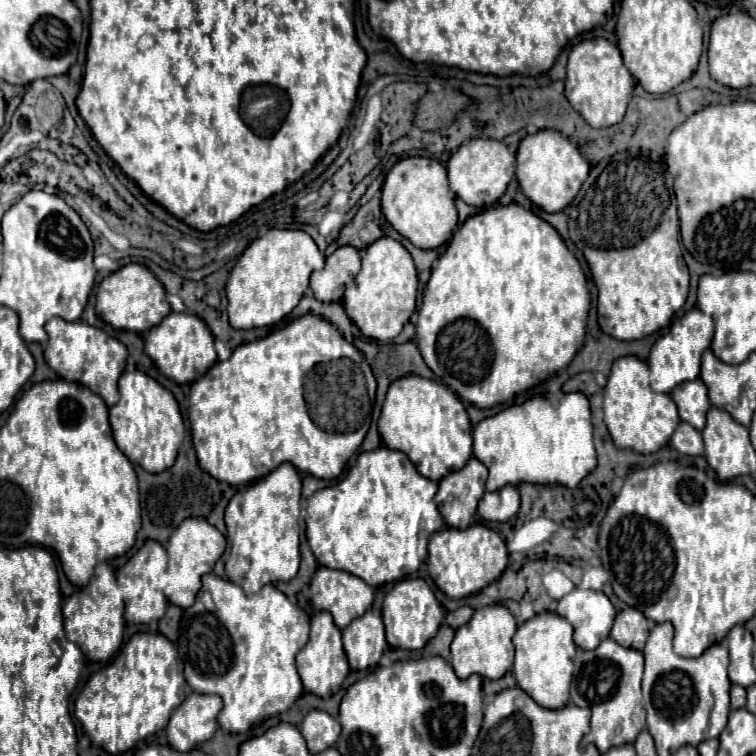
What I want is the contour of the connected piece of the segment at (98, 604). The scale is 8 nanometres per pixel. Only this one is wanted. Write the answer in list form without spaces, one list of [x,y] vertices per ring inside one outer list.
[[[100,563],[88,583],[88,587],[76,591],[64,601],[64,631],[72,643],[76,643],[84,655],[92,661],[108,661],[112,659],[124,637],[124,599],[122,591],[116,583],[114,571],[108,563]]]

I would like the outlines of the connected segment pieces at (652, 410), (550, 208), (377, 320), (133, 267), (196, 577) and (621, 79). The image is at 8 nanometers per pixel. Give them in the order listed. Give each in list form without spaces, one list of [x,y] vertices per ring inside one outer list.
[[[630,355],[616,359],[612,365],[612,373],[604,387],[604,423],[616,447],[650,455],[668,443],[672,431],[680,423],[680,417],[670,395],[654,393],[650,389],[648,365]]]
[[[550,129],[524,137],[520,141],[516,157],[518,157],[516,179],[520,183],[522,193],[546,213],[558,213],[566,205],[570,205],[570,201],[576,197],[590,171],[590,165],[580,155],[578,147],[572,145],[562,133]]]
[[[392,237],[378,239],[376,243],[360,251],[360,255],[362,271],[356,275],[354,285],[346,289],[342,305],[364,337],[376,341],[392,341],[394,337],[400,335],[402,327],[410,321],[410,315],[416,309],[418,295],[416,265],[410,253]]]
[[[130,263],[114,271],[100,283],[96,291],[96,313],[114,329],[124,329],[140,335],[160,323],[160,319],[164,319],[164,315],[168,315],[170,311],[172,309],[166,301],[166,291],[162,283],[144,265]]]
[[[184,519],[184,523],[180,523],[180,527],[176,527],[176,531],[172,531],[168,545],[166,545],[168,557],[170,557],[168,571],[166,571],[166,587],[164,587],[166,599],[180,609],[192,607],[192,603],[202,587],[200,577],[214,569],[214,565],[222,557],[224,549],[226,549],[226,539],[214,525],[210,525],[206,519]]]
[[[586,39],[572,47],[568,55],[568,77],[566,77],[566,99],[578,111],[590,127],[610,127],[622,121],[626,105],[632,97],[636,81],[622,63],[616,45],[606,39]]]

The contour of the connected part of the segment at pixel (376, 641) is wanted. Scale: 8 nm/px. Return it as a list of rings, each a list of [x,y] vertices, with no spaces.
[[[368,609],[362,617],[356,617],[346,629],[342,629],[342,641],[352,671],[378,665],[384,649],[388,647],[382,617]]]

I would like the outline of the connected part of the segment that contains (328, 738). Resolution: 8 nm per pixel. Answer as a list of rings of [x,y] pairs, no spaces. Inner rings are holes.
[[[314,709],[304,717],[304,721],[300,725],[300,733],[306,739],[310,753],[316,755],[316,753],[336,745],[336,741],[340,737],[340,723],[326,711]]]

